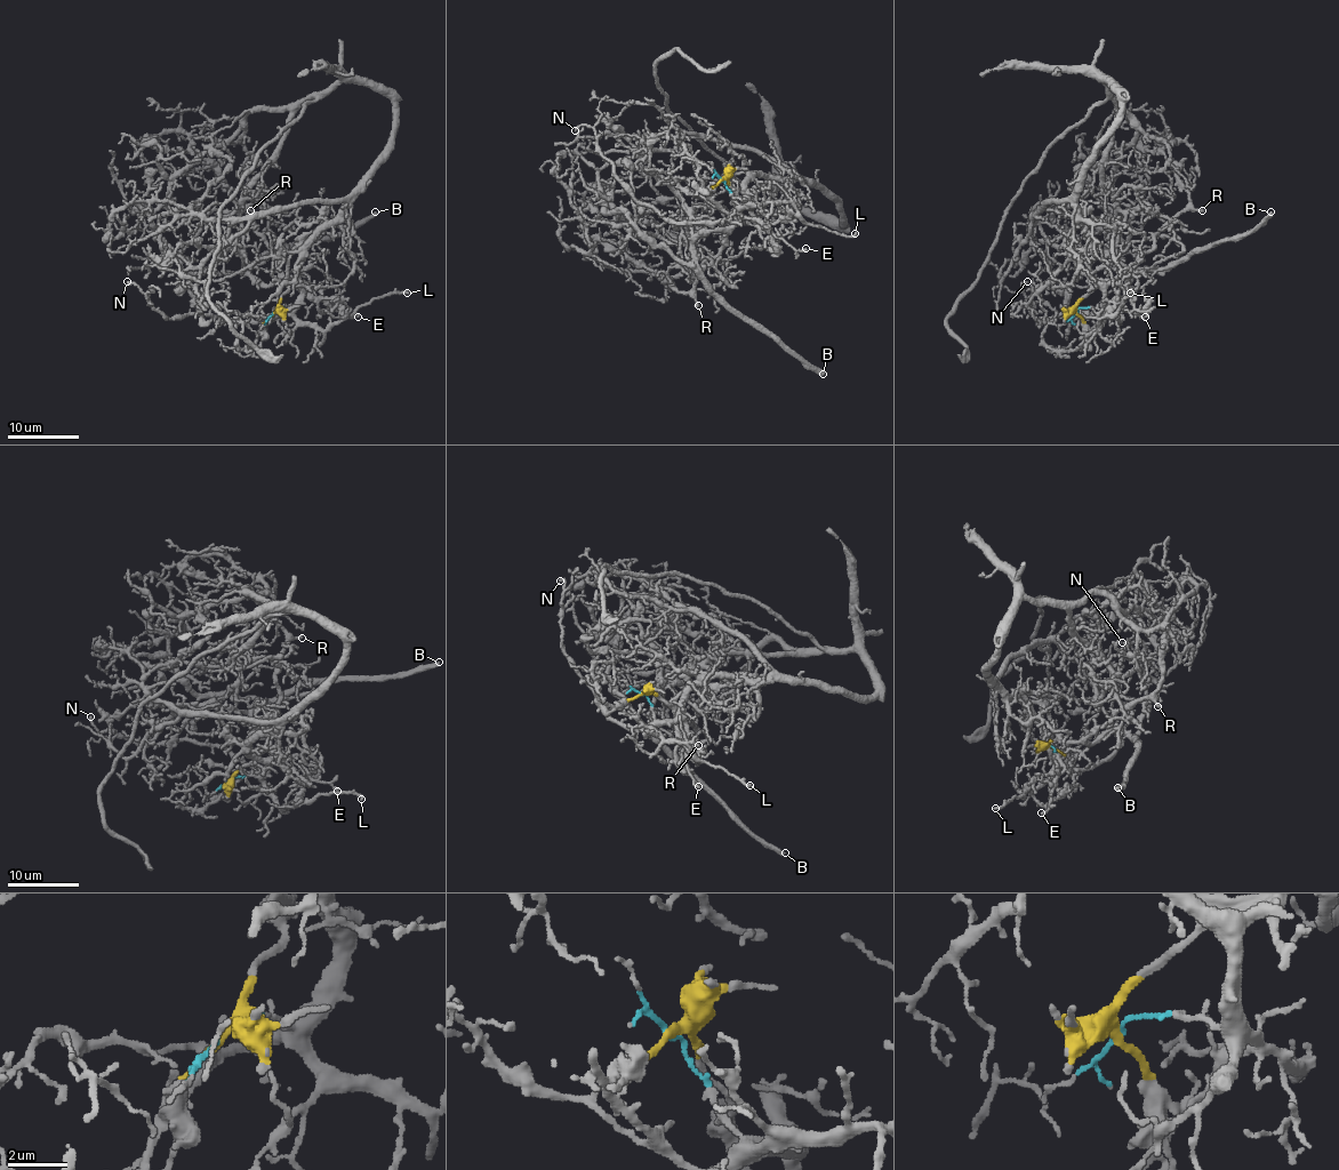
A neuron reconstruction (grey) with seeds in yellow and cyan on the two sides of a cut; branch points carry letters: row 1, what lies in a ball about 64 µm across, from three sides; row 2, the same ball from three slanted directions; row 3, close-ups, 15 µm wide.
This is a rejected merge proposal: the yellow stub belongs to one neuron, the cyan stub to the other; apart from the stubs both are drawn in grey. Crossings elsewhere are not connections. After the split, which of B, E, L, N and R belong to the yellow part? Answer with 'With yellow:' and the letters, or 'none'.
With yellow: B, R

